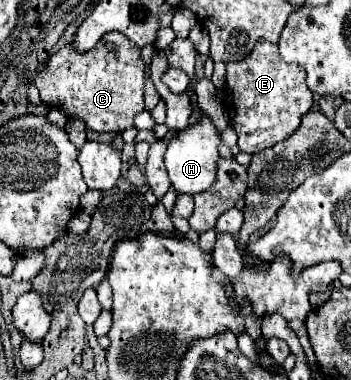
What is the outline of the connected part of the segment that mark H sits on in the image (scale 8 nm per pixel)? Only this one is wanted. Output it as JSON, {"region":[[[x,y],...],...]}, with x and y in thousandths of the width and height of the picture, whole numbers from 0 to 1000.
{"region":[[[578,300],[573,321],[556,332],[538,332],[538,342],[504,353],[481,374],[481,389],[470,400],[470,437],[481,453],[487,489],[499,495],[504,511],[538,511],[556,516],[578,500],[595,500],[601,484],[613,479],[613,453],[618,453],[618,389],[630,384],[630,353],[607,332],[607,321]]]}

